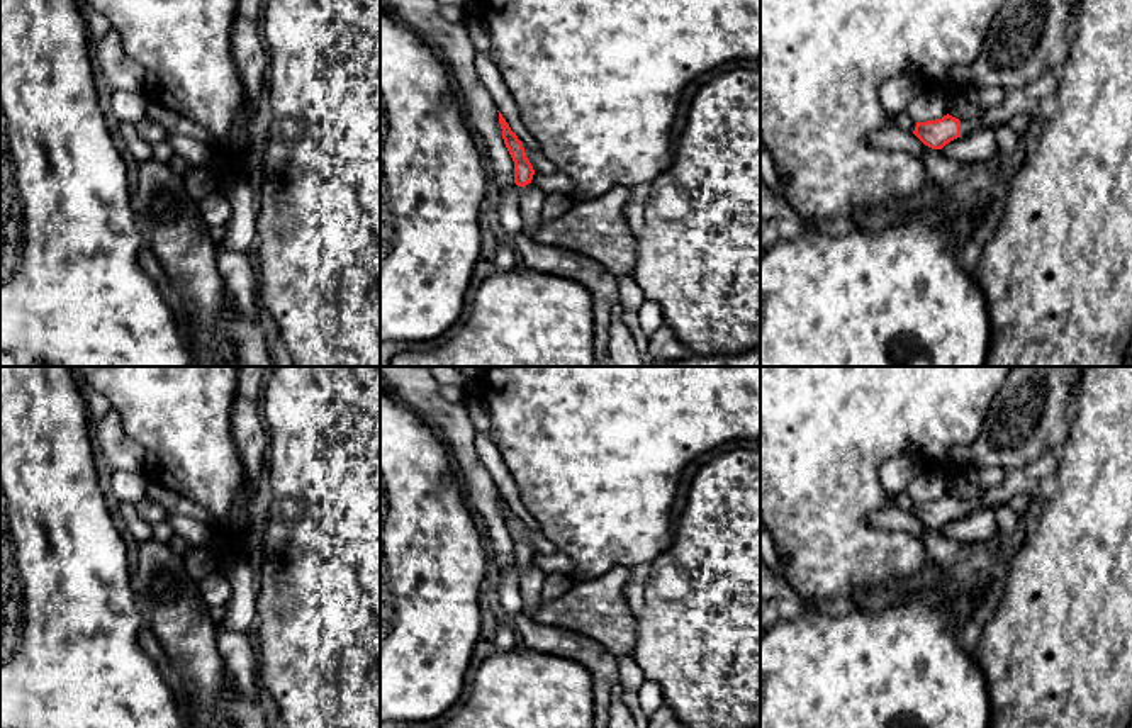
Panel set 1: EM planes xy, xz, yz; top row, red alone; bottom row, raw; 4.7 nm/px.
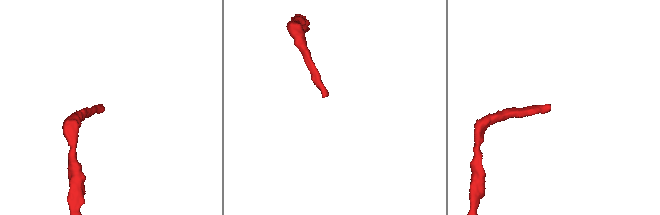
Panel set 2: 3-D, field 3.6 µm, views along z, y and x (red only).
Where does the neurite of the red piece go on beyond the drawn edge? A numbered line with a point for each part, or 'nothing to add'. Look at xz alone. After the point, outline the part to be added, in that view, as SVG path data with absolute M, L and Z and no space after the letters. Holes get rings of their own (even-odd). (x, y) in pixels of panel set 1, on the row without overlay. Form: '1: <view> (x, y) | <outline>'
1: xz (532, 577) | M535 565L519 567L519 591L523 599L523 616L535 619L535 613L541 602L541 584L545 574Z

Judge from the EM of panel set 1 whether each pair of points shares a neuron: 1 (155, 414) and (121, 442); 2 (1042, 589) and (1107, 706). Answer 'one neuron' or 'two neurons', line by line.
1: two neurons
2: one neuron

